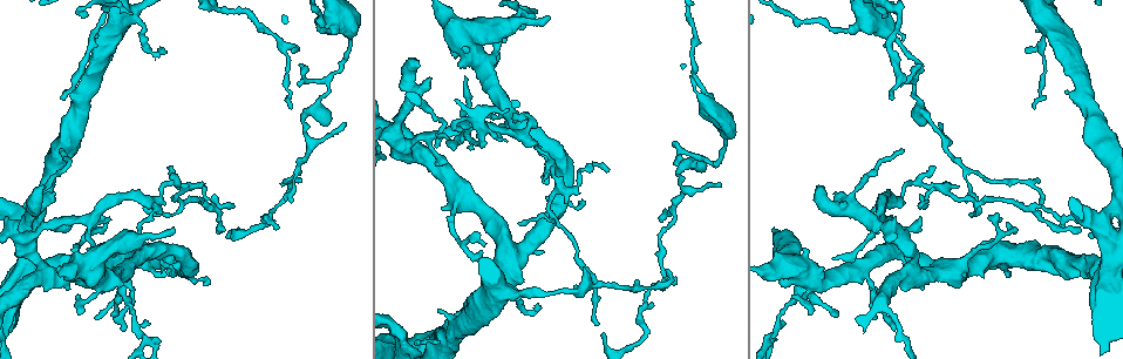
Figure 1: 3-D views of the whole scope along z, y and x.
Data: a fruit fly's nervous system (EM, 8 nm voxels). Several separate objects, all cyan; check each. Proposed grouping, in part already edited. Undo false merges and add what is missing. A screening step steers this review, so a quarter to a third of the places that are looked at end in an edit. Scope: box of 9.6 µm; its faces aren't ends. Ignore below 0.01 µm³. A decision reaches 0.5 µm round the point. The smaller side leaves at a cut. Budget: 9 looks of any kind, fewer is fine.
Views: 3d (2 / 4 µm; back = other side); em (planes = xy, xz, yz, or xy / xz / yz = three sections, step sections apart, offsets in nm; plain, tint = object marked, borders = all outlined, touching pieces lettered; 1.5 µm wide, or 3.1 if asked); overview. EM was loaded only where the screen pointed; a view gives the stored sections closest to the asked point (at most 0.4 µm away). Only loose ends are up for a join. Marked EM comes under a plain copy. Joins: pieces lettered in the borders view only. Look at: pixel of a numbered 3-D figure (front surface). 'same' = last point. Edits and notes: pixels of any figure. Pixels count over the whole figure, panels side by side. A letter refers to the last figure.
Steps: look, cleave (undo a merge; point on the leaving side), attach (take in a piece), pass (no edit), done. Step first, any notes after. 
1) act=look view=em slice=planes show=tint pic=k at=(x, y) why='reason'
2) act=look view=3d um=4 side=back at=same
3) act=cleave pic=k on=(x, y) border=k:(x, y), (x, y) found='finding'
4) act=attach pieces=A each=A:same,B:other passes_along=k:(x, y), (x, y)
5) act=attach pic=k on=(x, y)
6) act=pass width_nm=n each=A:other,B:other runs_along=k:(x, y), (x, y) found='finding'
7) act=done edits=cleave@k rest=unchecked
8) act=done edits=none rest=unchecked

act=look view=3d um=2 side=back pic=1 at=(915, 79) why='side arm on a straight run'

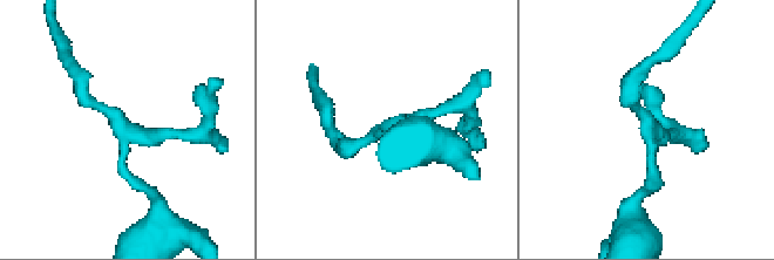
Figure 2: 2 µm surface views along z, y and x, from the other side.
act=look view=em slice=planes show=borders pic=2 at=(121, 126)

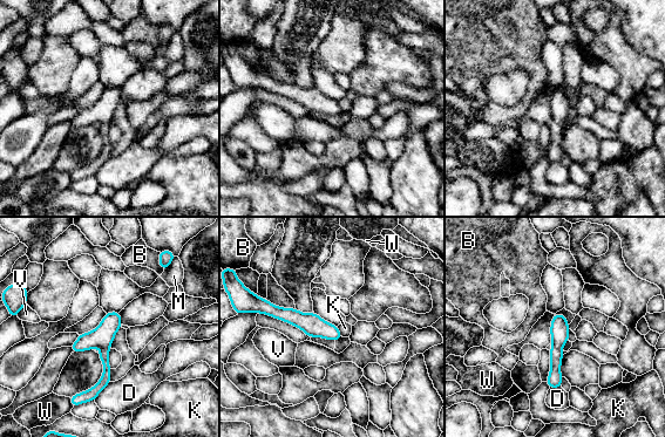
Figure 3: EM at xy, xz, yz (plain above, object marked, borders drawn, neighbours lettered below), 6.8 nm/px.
act=pass longest_contact=K:170nm each=B:other,D:other,K:other,M:other,V:other,W:other found='one neuron here'

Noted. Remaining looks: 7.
act=look view=em slice=yz step=4 show=borders pic=1 at=(666, 211) why='tapers out'

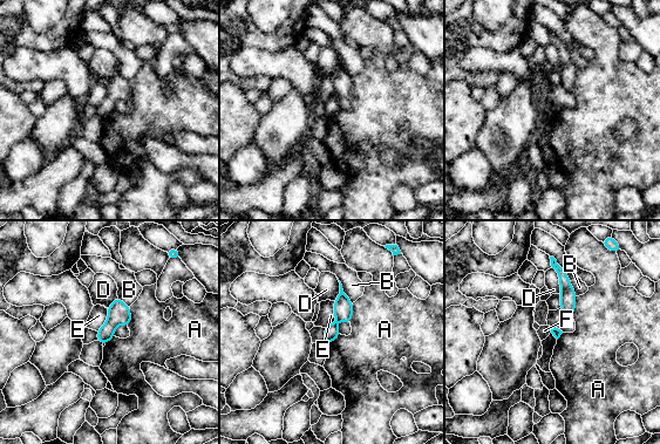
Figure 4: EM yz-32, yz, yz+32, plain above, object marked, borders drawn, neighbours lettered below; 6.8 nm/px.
act=look view=em slice=planes show=borders at=same why='another direction'

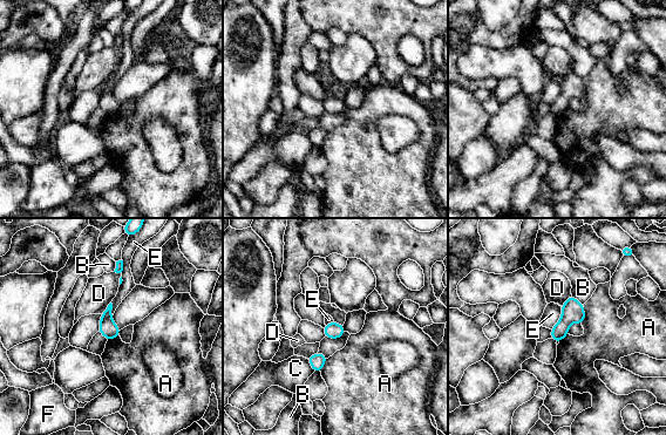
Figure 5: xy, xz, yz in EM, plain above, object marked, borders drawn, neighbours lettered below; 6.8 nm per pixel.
act=pass each=A:other,B:other,C:other,D:other,E:other,F:other border=5:(583, 305), (584, 320), (580, 324) found='no lettered piece goes on from it'

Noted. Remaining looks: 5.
act=look view=3d um=4 pic=1 at=(647, 337) why='sharp bend'

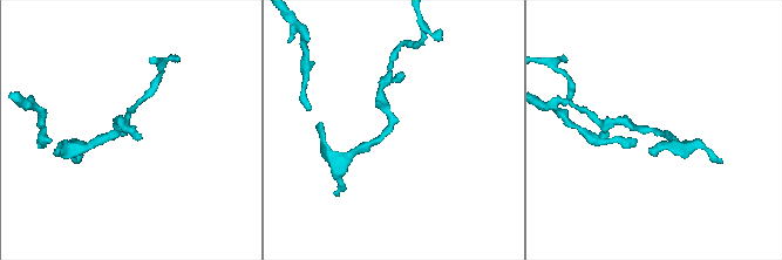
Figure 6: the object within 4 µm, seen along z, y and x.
act=look view=em slice=planes show=borders pic=6 at=(653, 128) why='now the EM'

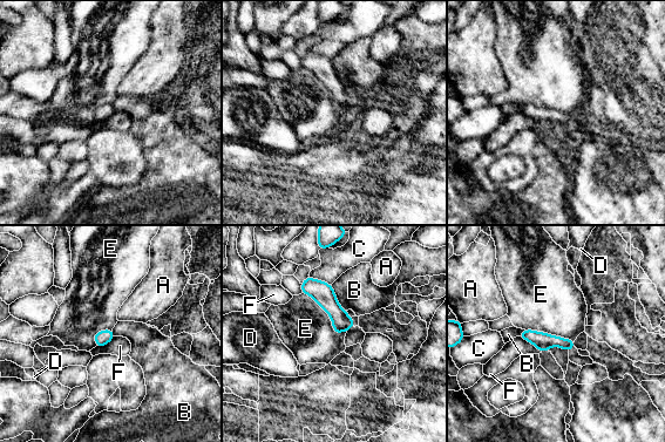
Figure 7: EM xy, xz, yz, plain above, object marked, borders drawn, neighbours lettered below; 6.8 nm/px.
act=pass width_nm=130 each=A:other,B:other,C:other,D:other,E:other,F:other border=7:(302, 292), (346, 332) found='continuous, no second neuron'

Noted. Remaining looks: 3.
act=look view=3d um=4 pic=1 at=(580, 201) why='an open end'

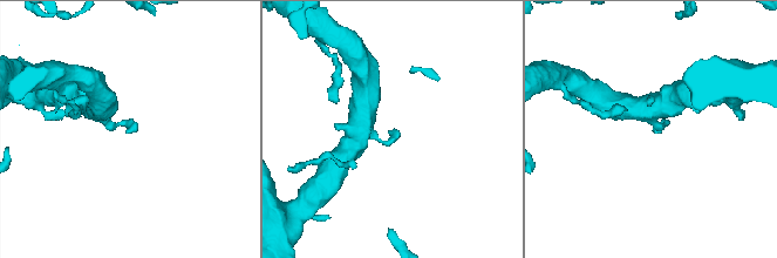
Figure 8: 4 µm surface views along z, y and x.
act=look view=em slice=xy step=4 show=tint pic=8 at=(388, 132) why='now the EM'

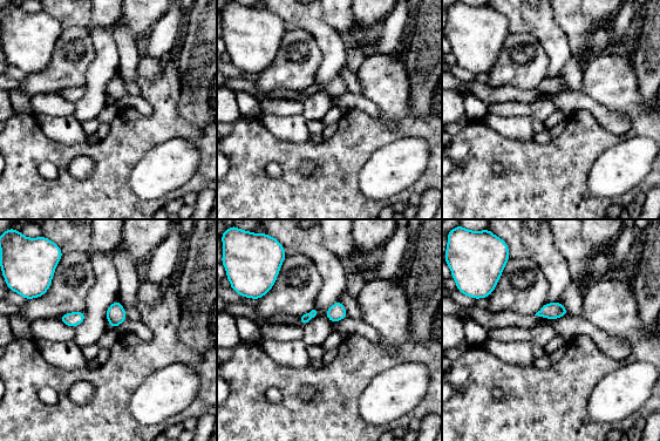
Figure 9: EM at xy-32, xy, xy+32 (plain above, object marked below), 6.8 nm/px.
act=look view=em slice=planes show=borders at=same why='another direction'

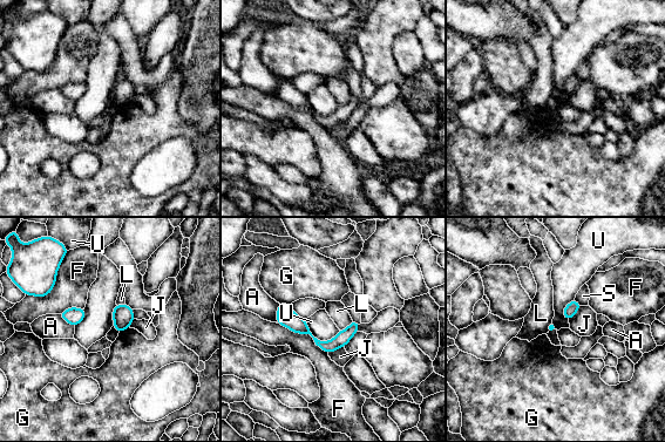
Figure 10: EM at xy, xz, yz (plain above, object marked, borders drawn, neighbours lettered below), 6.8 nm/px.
act=pass each=A:other,F:other,G:other,J:other,L:other,S:other,U:other runs_along=10:(280, 306), (321, 345), (355, 326) found='no lettered piece goes on from it'

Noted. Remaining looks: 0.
act=done edits=none rest=unchecked

